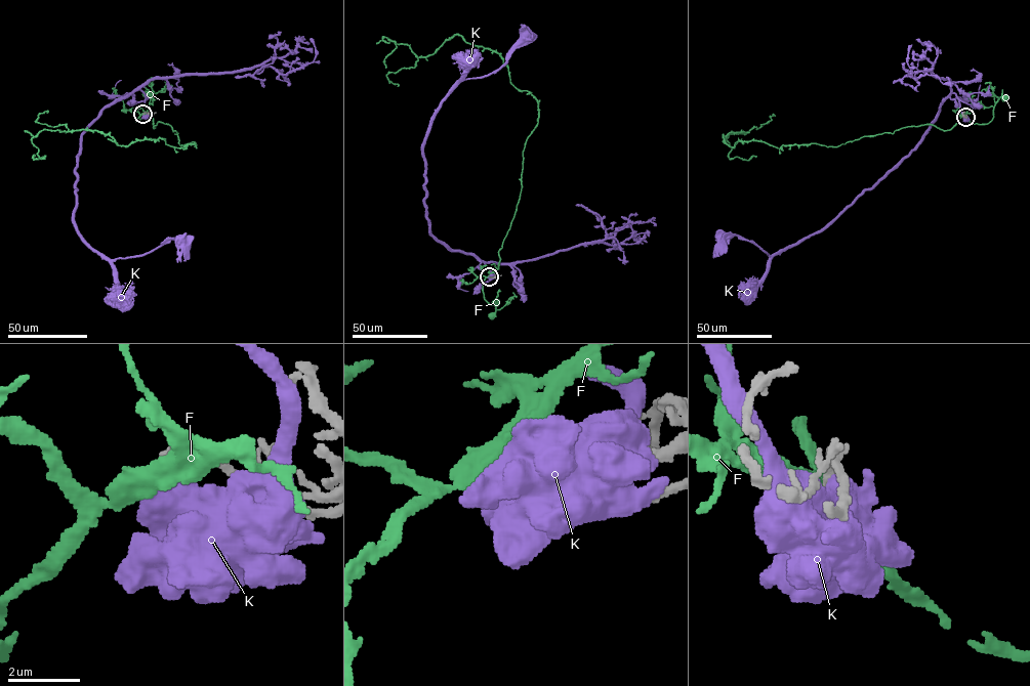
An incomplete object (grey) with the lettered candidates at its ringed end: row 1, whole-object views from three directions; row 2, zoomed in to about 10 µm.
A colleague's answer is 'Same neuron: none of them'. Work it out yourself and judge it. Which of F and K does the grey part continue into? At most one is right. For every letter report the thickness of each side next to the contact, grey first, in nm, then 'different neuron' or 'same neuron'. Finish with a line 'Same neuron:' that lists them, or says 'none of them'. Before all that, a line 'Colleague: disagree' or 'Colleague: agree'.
Colleague: disagree
F: calibres 260 and 480 nm; same neuron
K: calibres 280 and 650 nm; different neuron
Same neuron: F

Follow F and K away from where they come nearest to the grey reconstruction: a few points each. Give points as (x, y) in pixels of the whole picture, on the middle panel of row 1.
F: (489, 276), (483, 281), (483, 289), (484, 298), (496, 306), (491, 315)
K: (489, 276), (494, 273), (483, 262), (430, 232), (423, 142), (447, 94), (461, 81), (494, 73), (525, 34)

